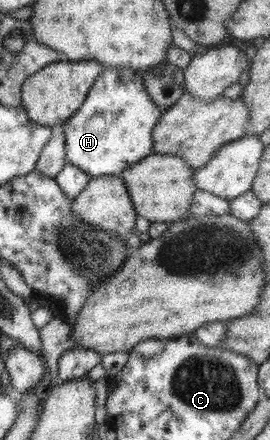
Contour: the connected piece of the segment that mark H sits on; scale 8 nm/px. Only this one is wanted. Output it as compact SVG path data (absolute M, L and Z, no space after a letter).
M130 67L106 68L91 86L83 106L63 125L66 161L91 178L119 176L153 151L152 129L163 114L147 91L141 72Z

